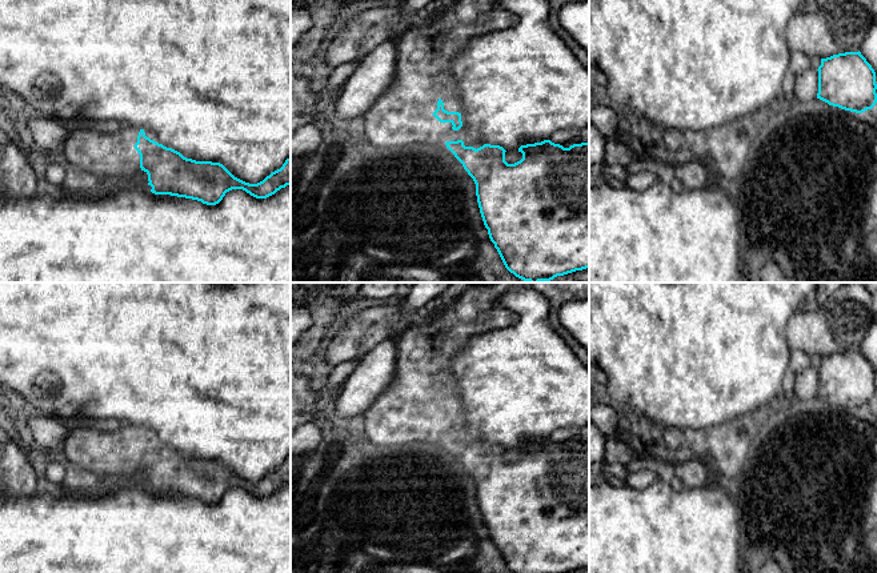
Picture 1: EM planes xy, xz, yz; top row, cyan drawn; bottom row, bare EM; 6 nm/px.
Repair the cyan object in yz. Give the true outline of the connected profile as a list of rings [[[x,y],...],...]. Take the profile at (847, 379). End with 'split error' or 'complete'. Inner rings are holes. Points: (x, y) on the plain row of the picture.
[[[860,349],[821,357],[817,369],[817,397],[856,412],[876,404],[876,370]]] | complete

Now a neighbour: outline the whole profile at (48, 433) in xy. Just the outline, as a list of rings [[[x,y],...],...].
[[[28,410],[13,416],[19,429],[27,434],[31,445],[49,452],[55,458],[65,458],[65,440],[73,426],[64,420]]]

